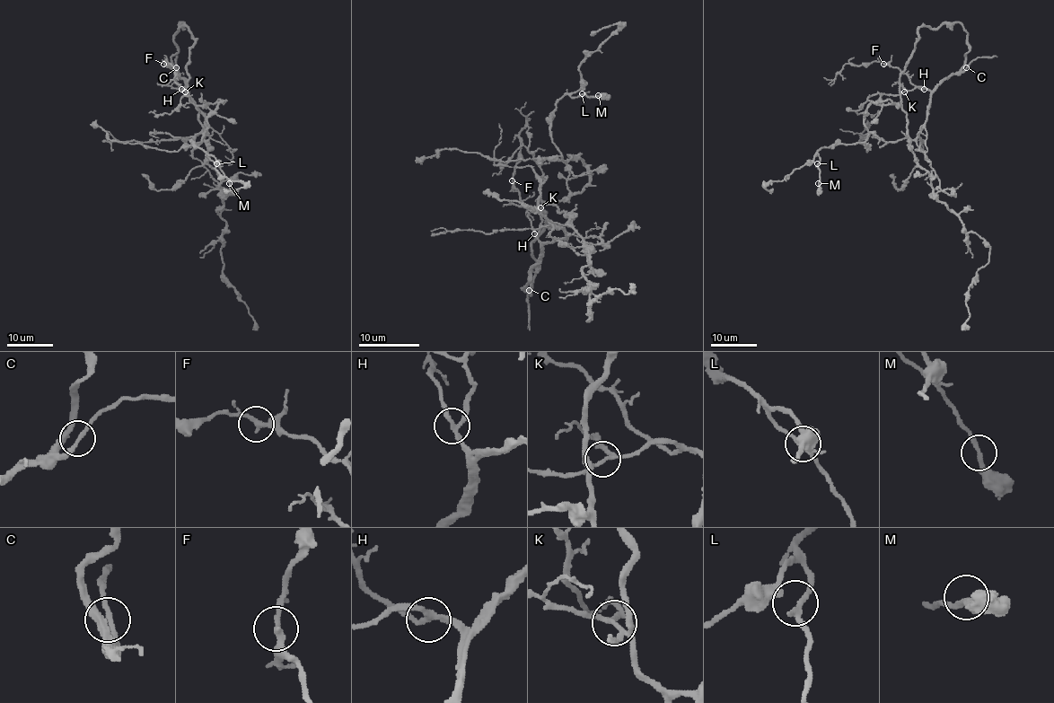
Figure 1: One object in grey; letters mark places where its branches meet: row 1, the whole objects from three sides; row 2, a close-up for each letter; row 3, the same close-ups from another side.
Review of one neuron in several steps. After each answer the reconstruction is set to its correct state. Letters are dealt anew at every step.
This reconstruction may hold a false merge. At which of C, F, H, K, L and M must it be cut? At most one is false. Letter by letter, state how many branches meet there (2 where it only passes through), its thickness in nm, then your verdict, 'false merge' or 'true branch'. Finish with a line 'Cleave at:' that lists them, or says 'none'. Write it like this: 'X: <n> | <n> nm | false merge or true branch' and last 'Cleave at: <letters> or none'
C: 2 | 200 nm | true branch
F: 3 | 220 nm | true branch
H: 3 | 200 nm | true branch
K: 3 | 170 nm | true branch
L: 3 | 190 nm | true branch
M: 2 | 200 nm | true branch
Cleave at: none

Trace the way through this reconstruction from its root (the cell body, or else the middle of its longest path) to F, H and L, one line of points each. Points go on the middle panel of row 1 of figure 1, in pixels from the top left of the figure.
F: (562, 213), (554, 205), (545, 204), (540, 211), (540, 223), (536, 233), (527, 206), (512, 180)
H: (562, 213), (554, 205), (545, 204), (540, 211), (540, 231), (534, 233)
L: (562, 213), (556, 204), (577, 195), (589, 171), (582, 160), (563, 160), (549, 114), (565, 95), (582, 93)

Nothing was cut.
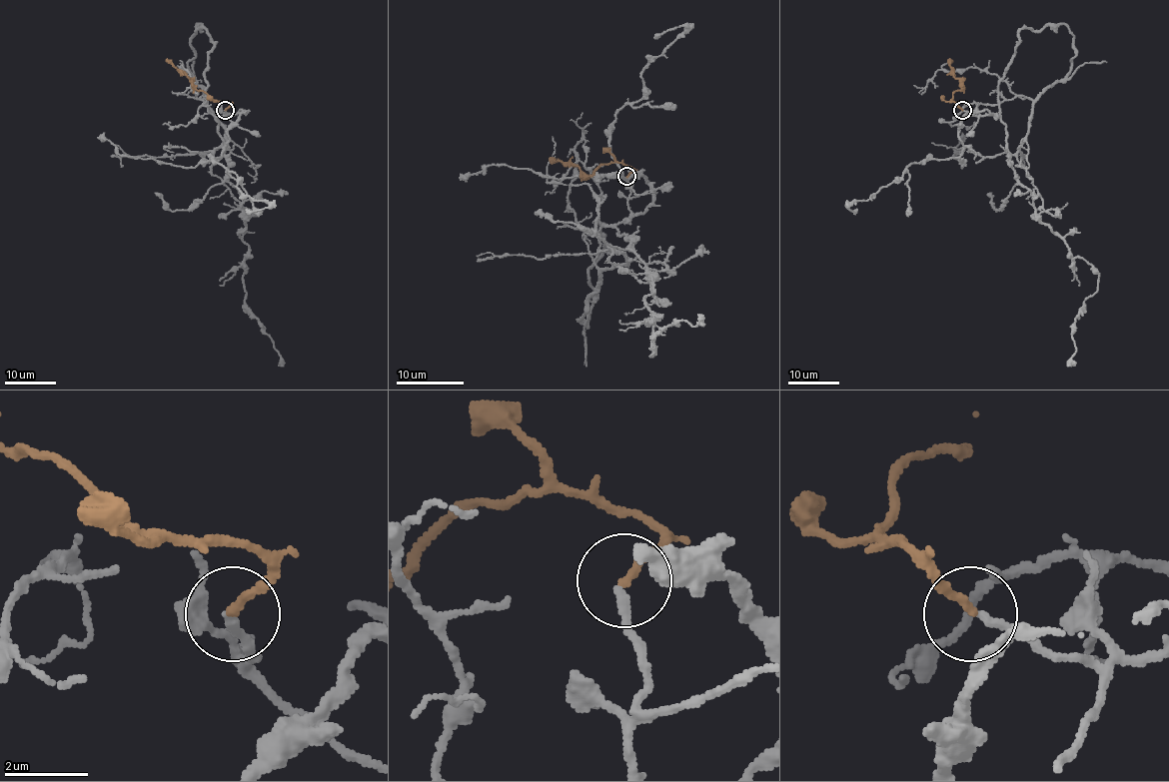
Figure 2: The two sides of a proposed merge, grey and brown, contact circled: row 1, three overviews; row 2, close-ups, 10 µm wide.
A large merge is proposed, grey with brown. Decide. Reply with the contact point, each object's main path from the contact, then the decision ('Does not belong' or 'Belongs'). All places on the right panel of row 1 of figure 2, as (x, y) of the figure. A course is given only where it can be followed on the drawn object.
Place: (962, 110). Course of grey: (962, 110), (1006, 126), (1011, 166), (1035, 215), (1098, 275), (1075, 320), (1067, 367). Course of brown: (962, 110), (951, 100), (952, 94), (961, 89), (961, 83), (953, 75), (948, 60). Belongs

